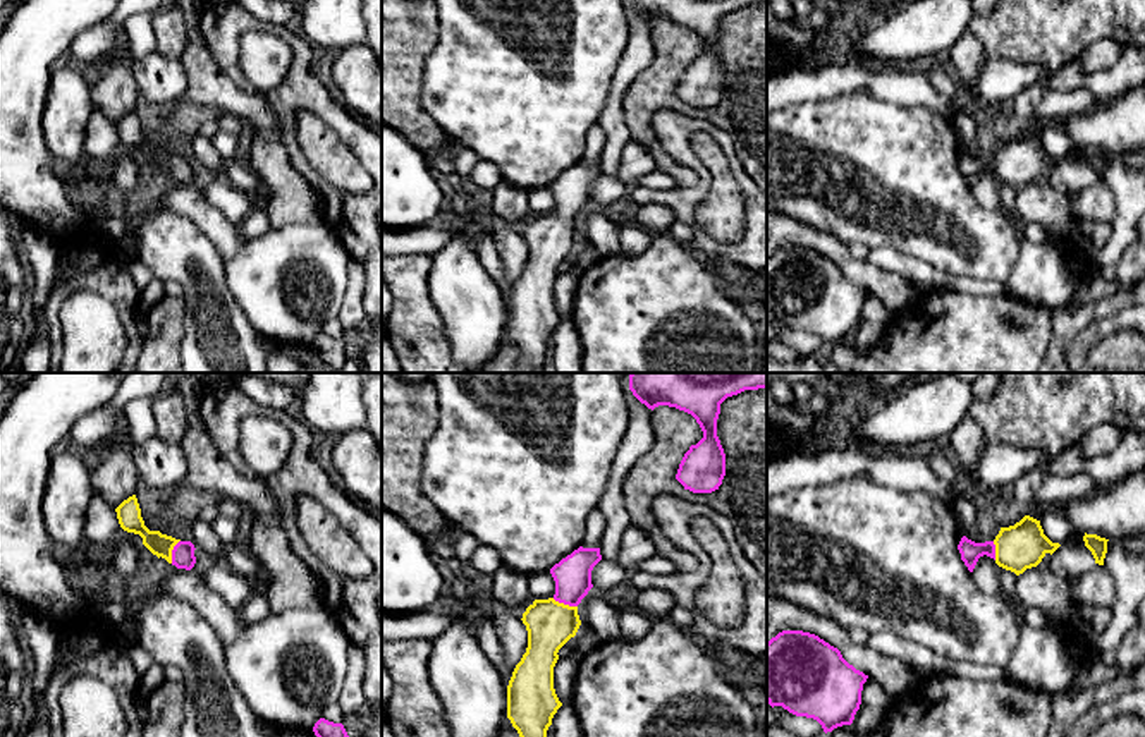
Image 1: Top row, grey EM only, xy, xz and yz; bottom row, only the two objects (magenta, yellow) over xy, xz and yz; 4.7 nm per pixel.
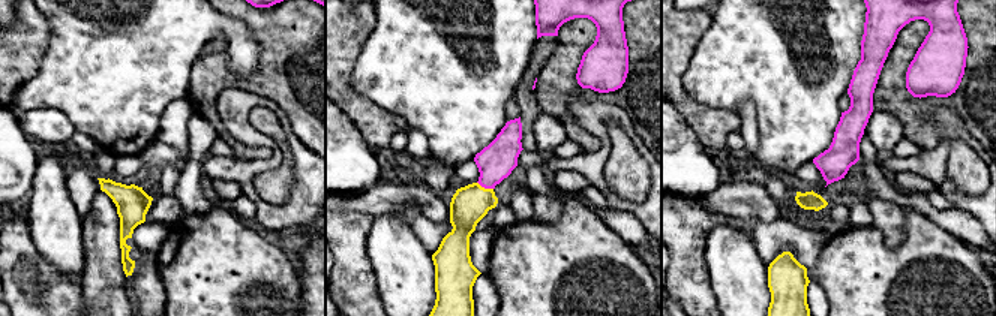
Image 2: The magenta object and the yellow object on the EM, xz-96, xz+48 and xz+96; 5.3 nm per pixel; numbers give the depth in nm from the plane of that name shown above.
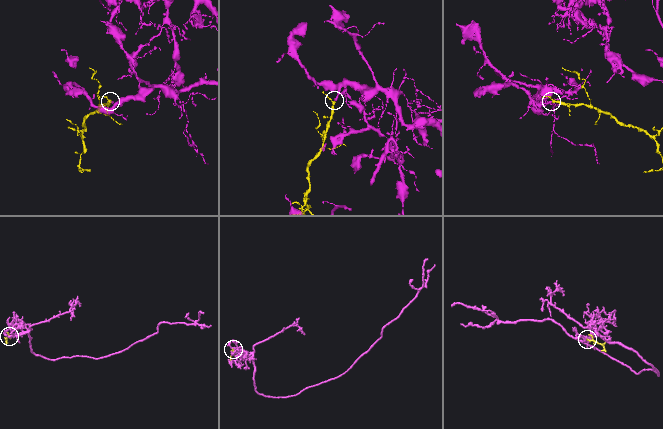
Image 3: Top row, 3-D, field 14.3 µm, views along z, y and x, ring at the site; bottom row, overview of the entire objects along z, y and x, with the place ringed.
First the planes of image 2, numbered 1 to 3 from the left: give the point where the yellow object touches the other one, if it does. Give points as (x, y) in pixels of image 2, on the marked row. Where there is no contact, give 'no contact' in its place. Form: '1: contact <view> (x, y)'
1: no contact
2: contact xz+48 (485, 187)
3: no contact

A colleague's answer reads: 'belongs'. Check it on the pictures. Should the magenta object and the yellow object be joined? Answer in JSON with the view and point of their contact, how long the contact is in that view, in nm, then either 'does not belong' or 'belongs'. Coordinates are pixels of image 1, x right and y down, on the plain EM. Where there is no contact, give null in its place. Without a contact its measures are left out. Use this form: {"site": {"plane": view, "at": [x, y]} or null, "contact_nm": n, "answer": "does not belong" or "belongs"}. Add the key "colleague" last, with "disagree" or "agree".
{"site": {"plane": "xz", "at": [564, 219]}, "contact_nm": 130, "answer": "belongs", "colleague": "agree"}

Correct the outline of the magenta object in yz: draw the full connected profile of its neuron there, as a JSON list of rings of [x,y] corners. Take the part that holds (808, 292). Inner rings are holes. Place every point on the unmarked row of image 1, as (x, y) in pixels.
[[[782,246],[767,258],[767,318],[817,335],[825,349],[853,338],[866,294],[815,249]]]

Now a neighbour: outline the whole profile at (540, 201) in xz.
[[[550,187],[528,192],[528,210],[531,215],[548,215],[555,210],[555,196]]]

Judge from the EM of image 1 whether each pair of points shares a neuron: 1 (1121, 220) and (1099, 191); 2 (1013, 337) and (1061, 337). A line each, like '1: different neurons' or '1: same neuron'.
1: different neurons
2: different neurons

